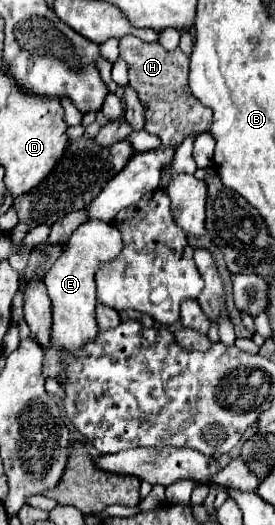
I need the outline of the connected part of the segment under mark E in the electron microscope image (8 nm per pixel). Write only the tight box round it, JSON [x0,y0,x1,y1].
[44,219,122,351]

